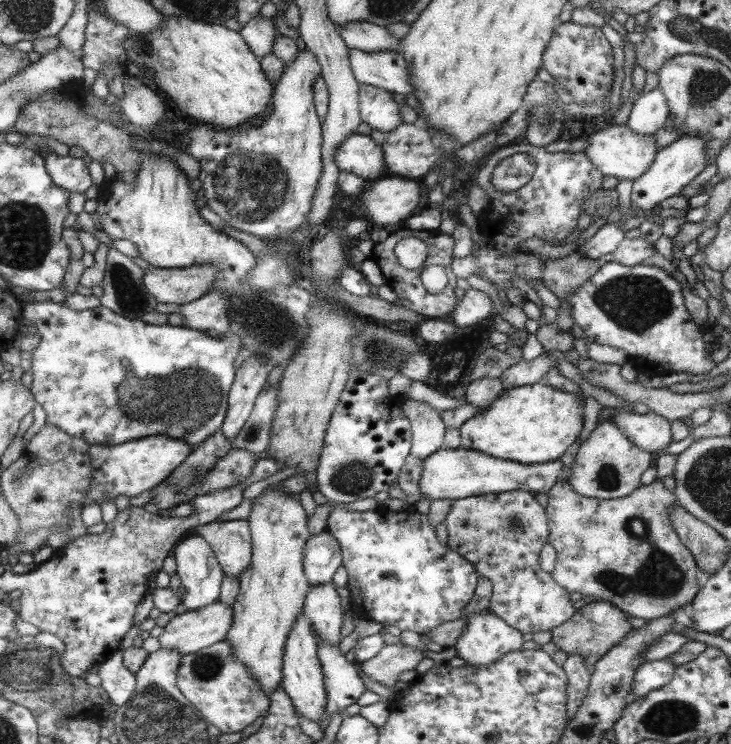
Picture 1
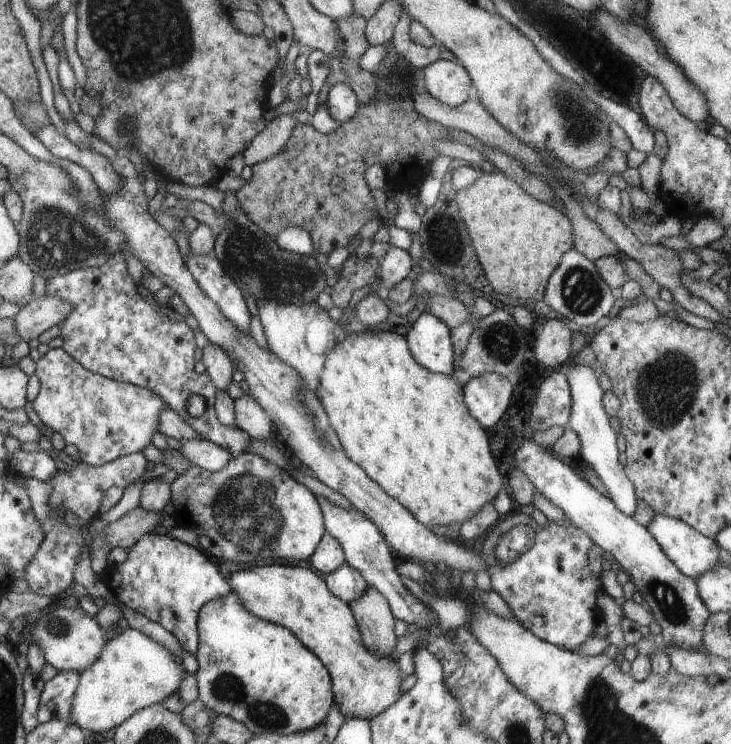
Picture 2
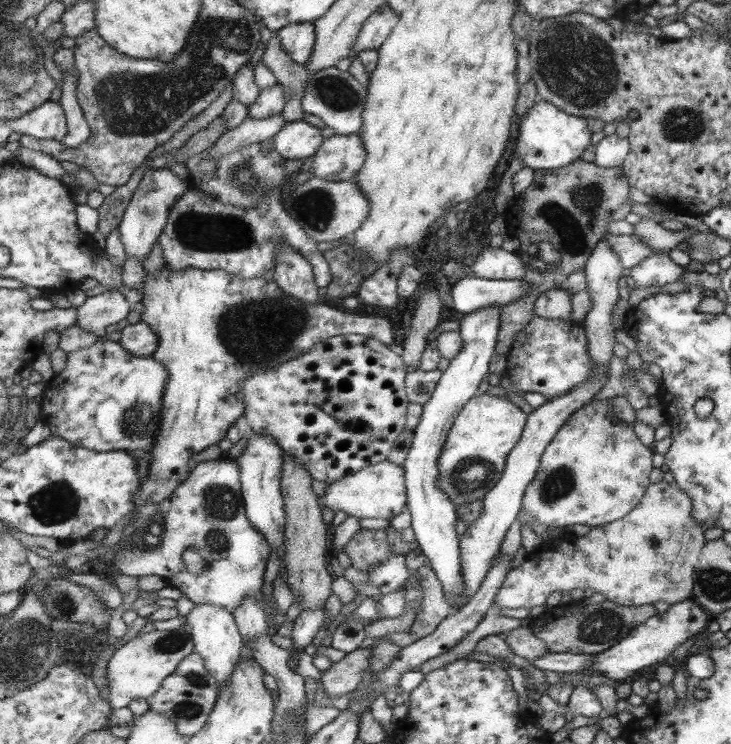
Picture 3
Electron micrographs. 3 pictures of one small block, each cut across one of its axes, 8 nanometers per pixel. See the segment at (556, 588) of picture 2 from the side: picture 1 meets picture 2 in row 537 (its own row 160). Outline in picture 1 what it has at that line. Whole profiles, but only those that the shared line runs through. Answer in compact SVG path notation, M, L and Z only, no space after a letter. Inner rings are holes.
M515 143L498 149L483 160L479 164L475 182L484 191L489 202L488 210L480 216L483 220L479 221L479 250L473 256L453 258L449 265L456 278L466 279L469 275L483 275L485 280L493 284L497 294L502 294L506 288L513 288L513 273L535 290L535 279L541 281L543 262L536 254L520 250L520 243L531 236L541 243L551 244L551 240L563 240L567 232L575 226L577 214L582 210L587 195L591 194L591 191L599 190L601 172L581 152L549 154L544 148ZM516 153L529 154L535 161L535 170L531 179L521 188L510 193L501 192L493 185L493 170L500 160Z

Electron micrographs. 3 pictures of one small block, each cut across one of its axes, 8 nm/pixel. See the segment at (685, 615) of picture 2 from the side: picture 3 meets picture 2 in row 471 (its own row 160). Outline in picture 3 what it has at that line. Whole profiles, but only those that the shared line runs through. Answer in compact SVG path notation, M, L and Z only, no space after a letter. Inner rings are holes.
M539 100L528 108L518 126L519 135L515 144L514 154L521 159L525 167L532 170L543 169L552 171L566 167L575 162L589 145L590 128L582 117L570 116L569 113L556 109L556 106Z

